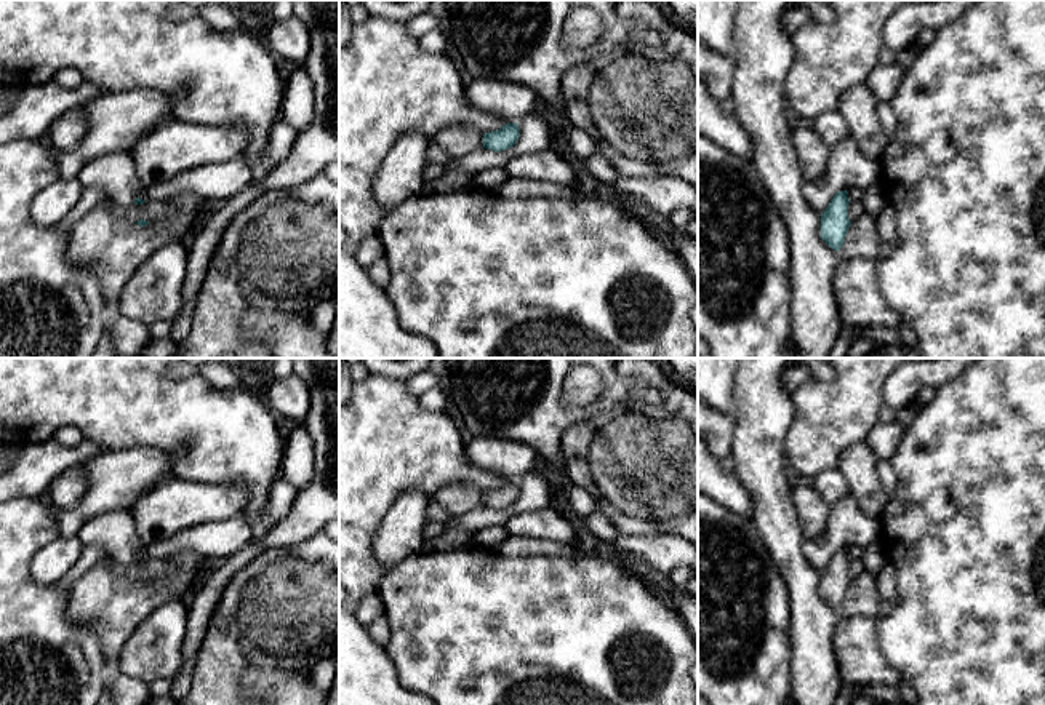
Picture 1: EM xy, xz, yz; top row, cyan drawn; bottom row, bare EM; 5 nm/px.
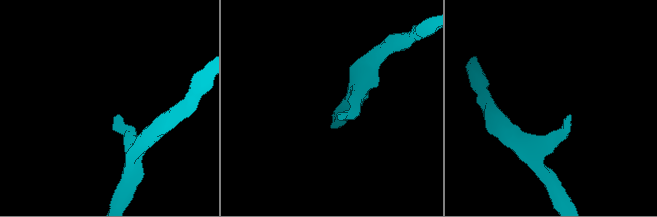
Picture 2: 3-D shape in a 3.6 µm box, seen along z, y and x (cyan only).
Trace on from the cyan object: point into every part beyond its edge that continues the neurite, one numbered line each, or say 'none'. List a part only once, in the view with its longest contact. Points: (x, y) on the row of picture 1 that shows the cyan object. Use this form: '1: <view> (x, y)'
1: xy (114, 173)

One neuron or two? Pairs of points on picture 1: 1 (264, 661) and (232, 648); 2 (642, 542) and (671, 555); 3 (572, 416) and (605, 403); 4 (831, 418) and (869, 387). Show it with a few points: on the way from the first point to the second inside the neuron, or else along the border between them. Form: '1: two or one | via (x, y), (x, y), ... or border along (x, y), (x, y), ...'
1: one | via (256, 657), (240, 654)
2: one | via (648, 547), (664, 552)
3: one | via (580, 413), (597, 408)
4: one | via (840, 413), (860, 394)

